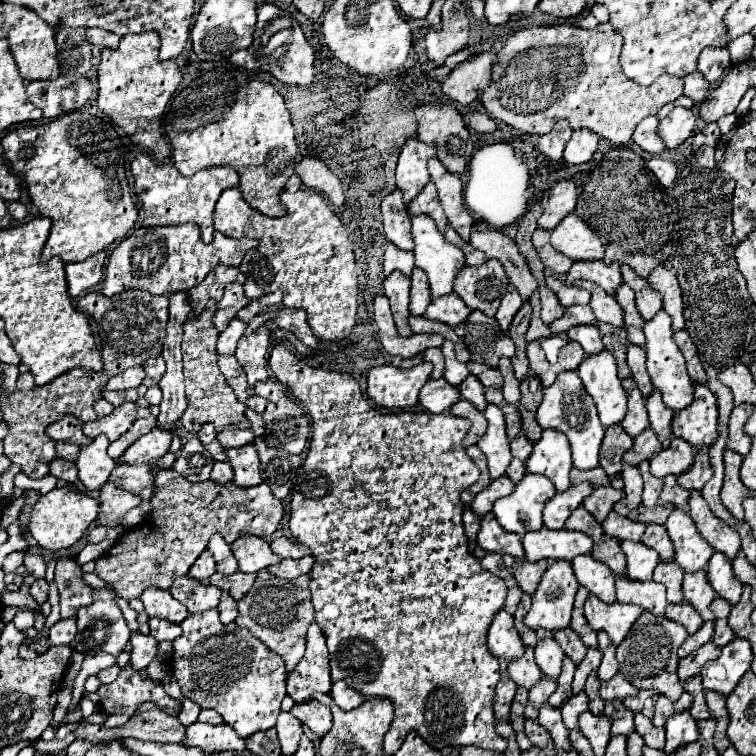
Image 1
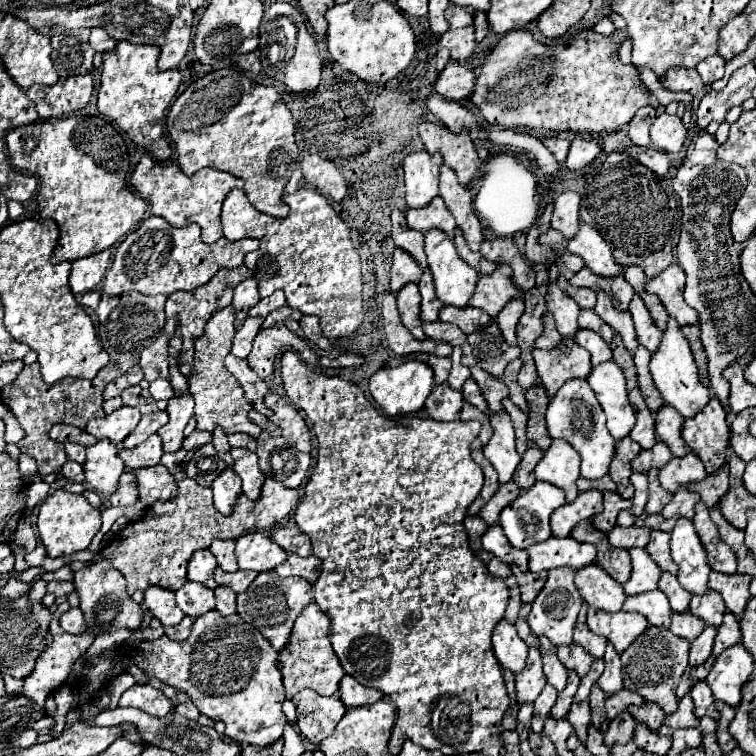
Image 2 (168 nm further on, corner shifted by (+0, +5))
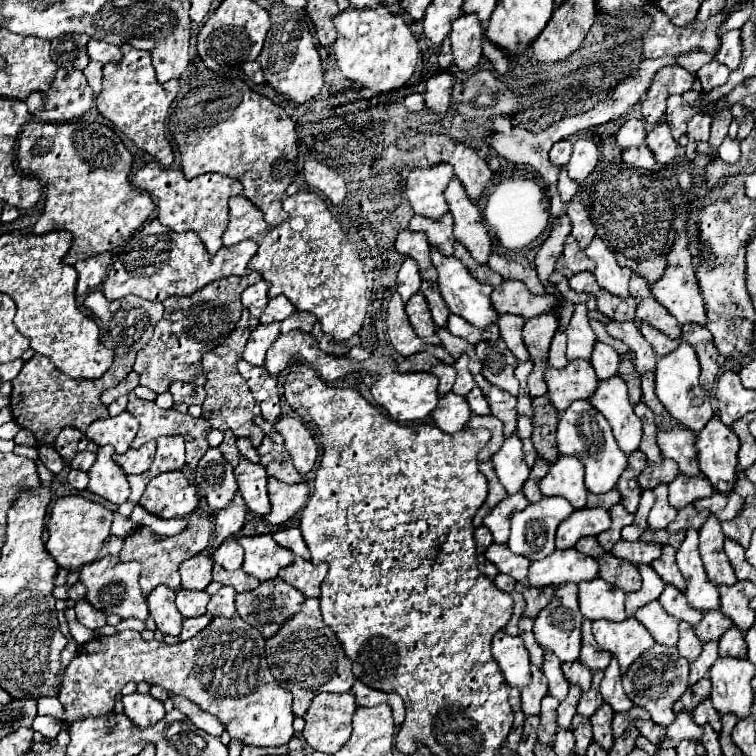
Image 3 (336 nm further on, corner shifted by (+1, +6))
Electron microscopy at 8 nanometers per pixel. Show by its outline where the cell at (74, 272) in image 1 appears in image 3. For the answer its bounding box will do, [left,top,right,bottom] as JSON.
[74,252,112,296]

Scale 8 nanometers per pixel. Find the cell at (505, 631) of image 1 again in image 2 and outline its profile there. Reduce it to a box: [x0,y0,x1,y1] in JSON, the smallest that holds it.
[493,621,527,673]

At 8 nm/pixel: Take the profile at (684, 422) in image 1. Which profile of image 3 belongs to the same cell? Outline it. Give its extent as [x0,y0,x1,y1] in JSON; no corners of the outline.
[694,414,738,492]

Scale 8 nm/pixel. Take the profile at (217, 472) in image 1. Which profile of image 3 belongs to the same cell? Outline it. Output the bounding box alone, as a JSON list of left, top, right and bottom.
[210,492,248,550]

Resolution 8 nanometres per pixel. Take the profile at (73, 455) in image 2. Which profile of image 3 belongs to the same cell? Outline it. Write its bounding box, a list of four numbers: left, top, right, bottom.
[70,452,96,472]

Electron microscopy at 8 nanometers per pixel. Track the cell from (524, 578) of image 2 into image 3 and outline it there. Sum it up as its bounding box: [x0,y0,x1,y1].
[516,584,554,618]

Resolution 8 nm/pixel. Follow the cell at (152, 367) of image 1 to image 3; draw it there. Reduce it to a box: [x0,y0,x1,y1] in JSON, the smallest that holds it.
[134,272,262,392]

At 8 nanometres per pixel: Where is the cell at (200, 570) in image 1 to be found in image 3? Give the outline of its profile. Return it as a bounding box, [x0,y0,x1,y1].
[180,554,212,590]

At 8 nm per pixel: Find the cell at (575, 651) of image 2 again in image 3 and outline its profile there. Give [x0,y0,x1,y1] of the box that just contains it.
[562,660,592,690]

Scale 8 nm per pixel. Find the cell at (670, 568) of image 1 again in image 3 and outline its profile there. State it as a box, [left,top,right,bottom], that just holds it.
[658,584,702,626]

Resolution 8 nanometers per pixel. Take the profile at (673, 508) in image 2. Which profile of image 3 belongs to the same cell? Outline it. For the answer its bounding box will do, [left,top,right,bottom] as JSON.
[668,504,708,530]

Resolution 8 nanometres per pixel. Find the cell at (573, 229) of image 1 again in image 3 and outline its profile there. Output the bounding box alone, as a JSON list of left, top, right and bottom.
[584,236,632,296]

